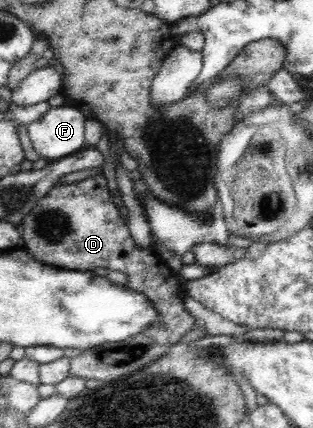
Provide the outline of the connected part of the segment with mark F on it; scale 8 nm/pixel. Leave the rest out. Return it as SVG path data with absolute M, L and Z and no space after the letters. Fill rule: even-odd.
M75 103L50 107L42 118L28 124L34 150L49 161L70 156L86 148L86 113Z

